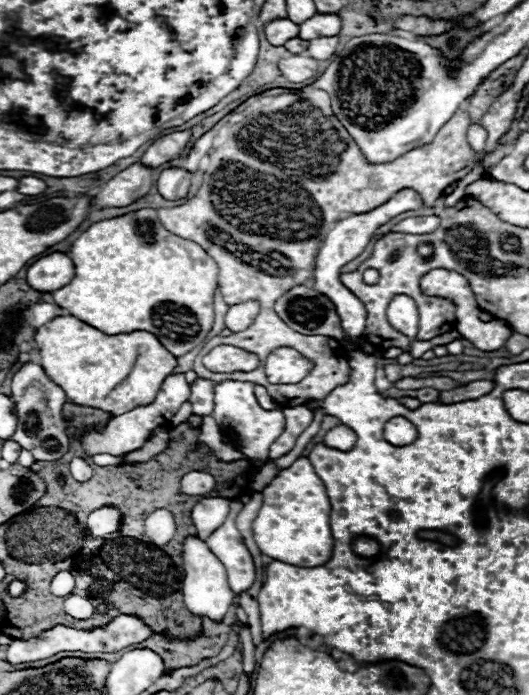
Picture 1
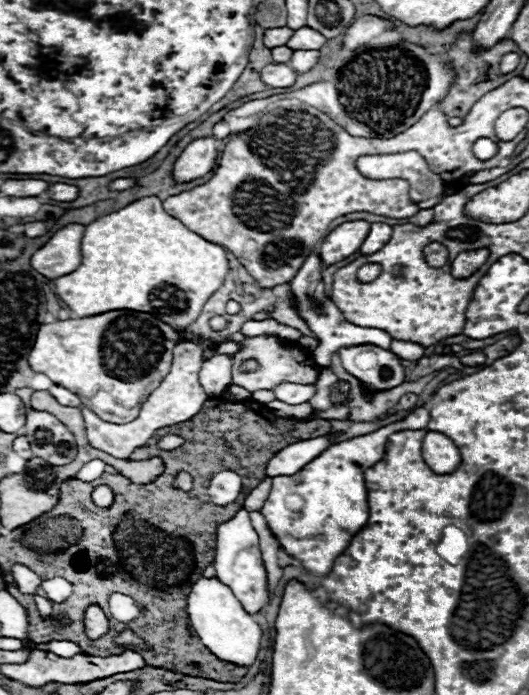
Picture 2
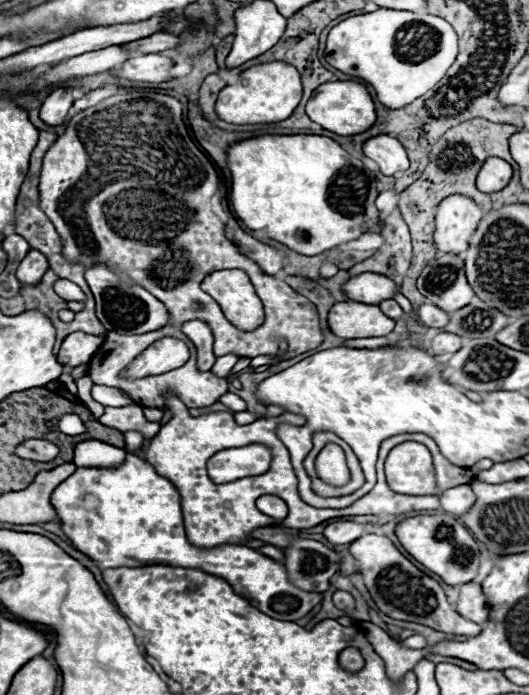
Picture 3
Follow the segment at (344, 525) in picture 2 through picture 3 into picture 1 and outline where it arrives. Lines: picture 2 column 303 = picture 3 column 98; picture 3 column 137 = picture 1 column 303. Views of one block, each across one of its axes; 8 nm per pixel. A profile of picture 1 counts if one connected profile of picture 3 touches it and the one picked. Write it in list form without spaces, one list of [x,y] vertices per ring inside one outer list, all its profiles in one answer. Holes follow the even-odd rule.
[[[306,456],[298,458],[290,468],[282,470],[264,490],[262,508],[254,520],[254,540],[262,554],[300,566],[308,560],[308,566],[322,566],[332,558],[334,540],[330,536],[330,498],[324,482],[314,472]]]

